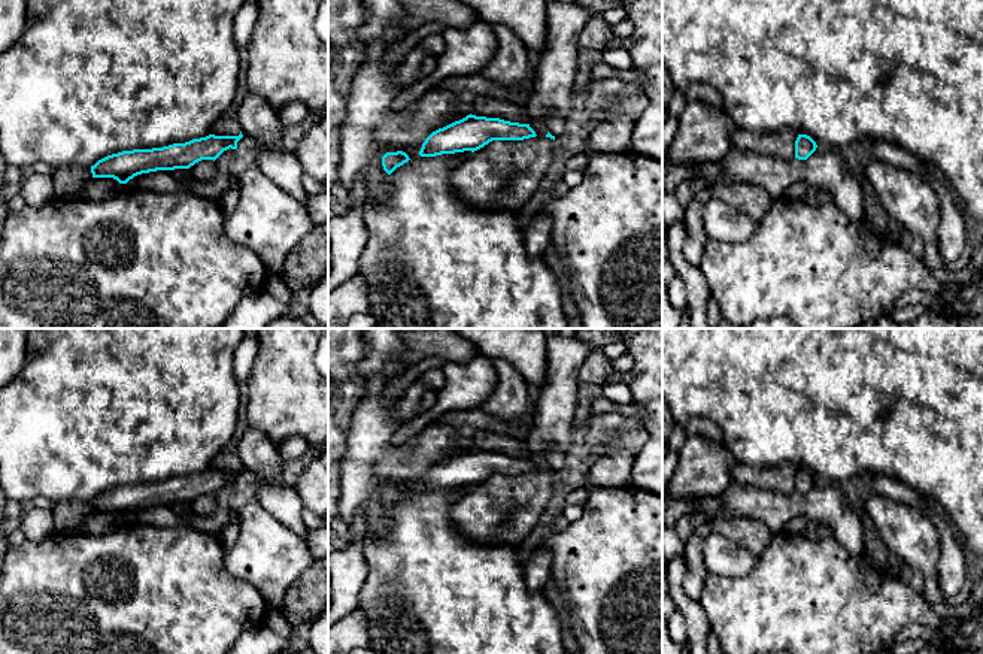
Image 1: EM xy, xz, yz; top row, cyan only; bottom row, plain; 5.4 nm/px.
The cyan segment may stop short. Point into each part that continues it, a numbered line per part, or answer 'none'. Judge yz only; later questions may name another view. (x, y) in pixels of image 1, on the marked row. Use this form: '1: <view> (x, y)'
none

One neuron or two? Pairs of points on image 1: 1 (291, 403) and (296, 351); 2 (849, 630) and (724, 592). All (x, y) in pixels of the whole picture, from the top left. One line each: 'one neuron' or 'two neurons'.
1: one neuron
2: one neuron

